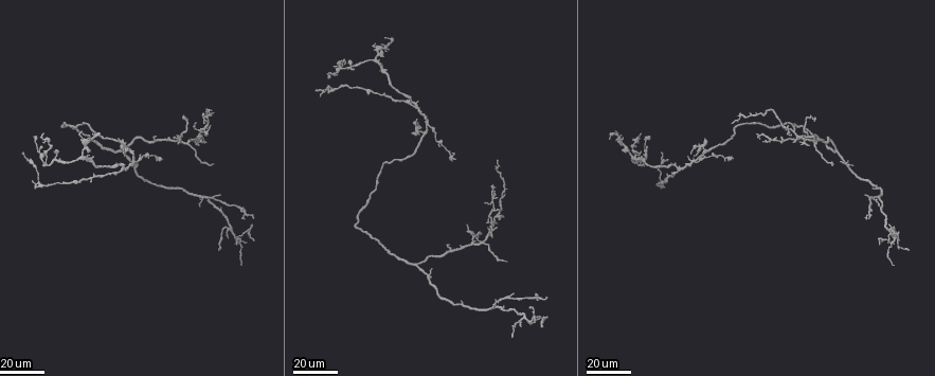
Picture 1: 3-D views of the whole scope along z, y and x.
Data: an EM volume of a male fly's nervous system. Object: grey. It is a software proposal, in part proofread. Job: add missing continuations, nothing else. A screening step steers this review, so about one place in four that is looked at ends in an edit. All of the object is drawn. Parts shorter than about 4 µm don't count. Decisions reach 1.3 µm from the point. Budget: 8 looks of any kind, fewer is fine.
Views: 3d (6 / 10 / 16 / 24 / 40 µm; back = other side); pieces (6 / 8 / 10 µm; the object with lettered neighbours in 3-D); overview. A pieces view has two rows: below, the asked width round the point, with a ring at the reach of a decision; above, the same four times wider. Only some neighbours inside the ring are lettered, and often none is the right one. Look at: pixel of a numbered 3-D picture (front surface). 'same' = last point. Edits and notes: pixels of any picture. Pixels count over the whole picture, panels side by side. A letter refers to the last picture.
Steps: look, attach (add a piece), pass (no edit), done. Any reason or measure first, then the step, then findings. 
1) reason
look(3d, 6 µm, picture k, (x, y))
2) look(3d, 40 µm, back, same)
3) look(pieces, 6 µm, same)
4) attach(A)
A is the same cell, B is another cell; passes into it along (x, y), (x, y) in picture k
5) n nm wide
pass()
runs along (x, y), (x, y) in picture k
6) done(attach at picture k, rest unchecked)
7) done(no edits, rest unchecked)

thin end
look(3d, 24 µm, picture 1, (522, 327))

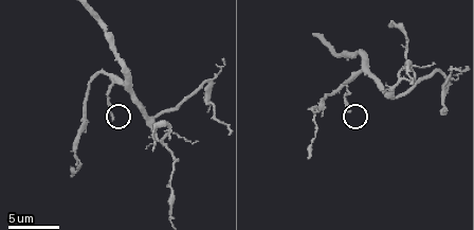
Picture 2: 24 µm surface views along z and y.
look(pieces, 10 µm, picture 2, (111, 118))

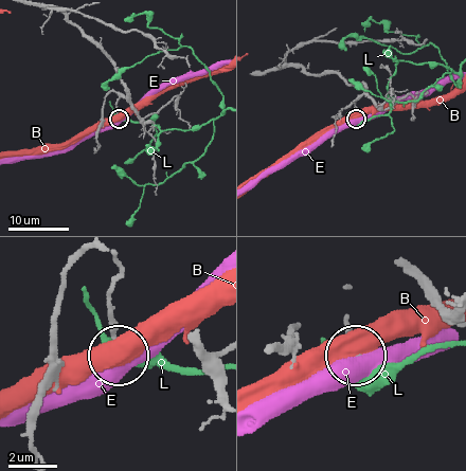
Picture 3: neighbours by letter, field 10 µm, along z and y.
pass()
B, E and L are other cells; no lettered piece goes on from it

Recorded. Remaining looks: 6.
look(3d, 40 µm, picture 1, (533, 321))

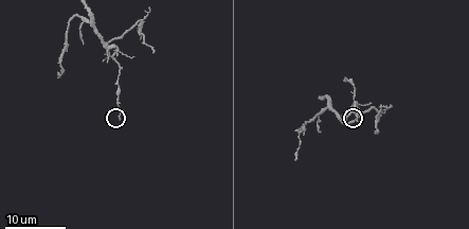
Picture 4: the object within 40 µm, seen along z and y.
look(pieces, 8 µm, picture 4, (358, 119))

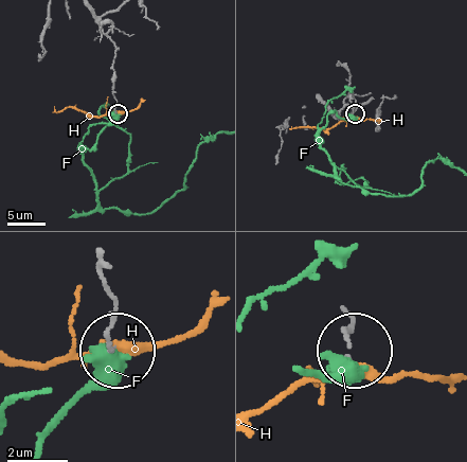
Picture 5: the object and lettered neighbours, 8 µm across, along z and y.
pass()
F and H are other cells; runs along (90, 12), (118, 49), (113, 61), (115, 112) in picture 5; no lettered piece goes on from it

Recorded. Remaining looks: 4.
thin end
look(3d, 24 µm, picture 1, (514, 293))

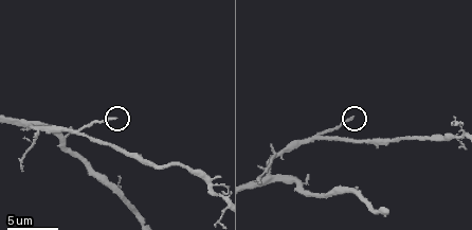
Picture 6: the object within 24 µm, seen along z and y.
look(pieces, 10 µm, picture 6, (353, 117))

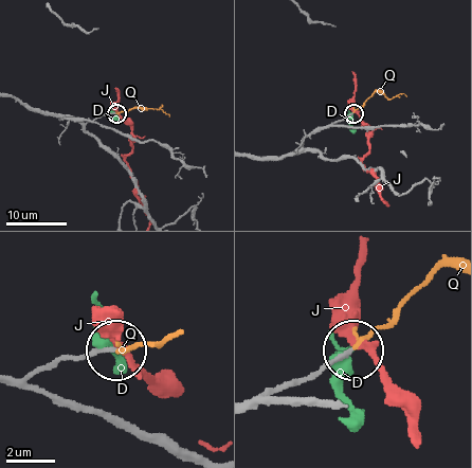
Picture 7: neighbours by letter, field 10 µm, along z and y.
170 nm wide
attach(Q)
Q is the same cell, D and J are other cells; passes into it along (336, 123), (375, 93), (389, 98), (406, 96) in picture 7; the neuron continues

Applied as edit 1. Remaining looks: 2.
look(3d, 40 µm, picture 1, (504, 262))

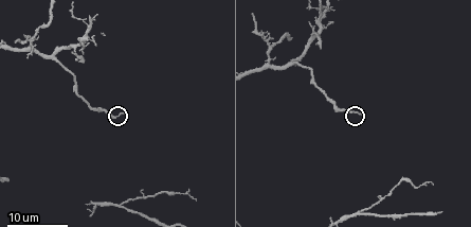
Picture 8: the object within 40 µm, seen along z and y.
see the neighbours
look(pieces, 8 µm, picture 8, (124, 112))

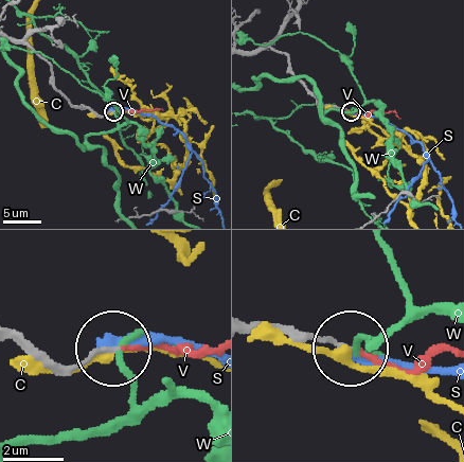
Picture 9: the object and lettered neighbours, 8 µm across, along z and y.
140 nm wide
attach(V)
V is the same cell, C, S and W are other cells; it goes on there

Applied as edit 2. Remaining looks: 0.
done(attach at picture 7, attach at picture 9, rest unchecked)

